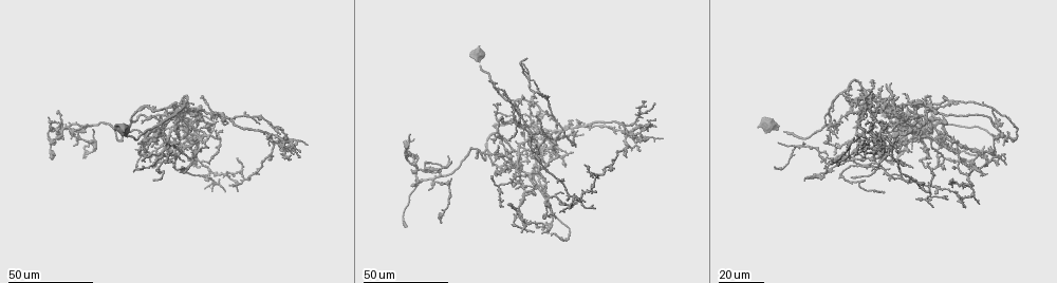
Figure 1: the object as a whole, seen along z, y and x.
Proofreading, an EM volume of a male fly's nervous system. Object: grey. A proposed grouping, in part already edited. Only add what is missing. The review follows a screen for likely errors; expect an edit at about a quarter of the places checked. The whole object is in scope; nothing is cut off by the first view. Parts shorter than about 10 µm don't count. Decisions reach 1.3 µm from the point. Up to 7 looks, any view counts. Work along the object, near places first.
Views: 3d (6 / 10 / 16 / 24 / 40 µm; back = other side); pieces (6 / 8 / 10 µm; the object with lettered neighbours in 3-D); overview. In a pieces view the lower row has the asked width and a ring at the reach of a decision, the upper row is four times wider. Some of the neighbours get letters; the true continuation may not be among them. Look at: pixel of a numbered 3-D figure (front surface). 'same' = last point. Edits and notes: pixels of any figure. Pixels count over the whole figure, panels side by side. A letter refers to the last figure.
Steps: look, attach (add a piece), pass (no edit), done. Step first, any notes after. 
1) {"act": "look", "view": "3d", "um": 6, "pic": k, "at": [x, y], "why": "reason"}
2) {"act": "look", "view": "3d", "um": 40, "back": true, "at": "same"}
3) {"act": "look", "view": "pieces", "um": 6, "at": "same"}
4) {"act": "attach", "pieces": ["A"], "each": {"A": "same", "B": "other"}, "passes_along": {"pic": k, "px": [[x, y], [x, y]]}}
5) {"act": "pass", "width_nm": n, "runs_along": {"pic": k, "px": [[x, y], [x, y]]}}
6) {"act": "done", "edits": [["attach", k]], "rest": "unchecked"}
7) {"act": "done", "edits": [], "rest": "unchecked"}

{"act": "look", "view": "3d", "um": 40, "pic": 1, "at": [839, 131], "why": "tapers out"}

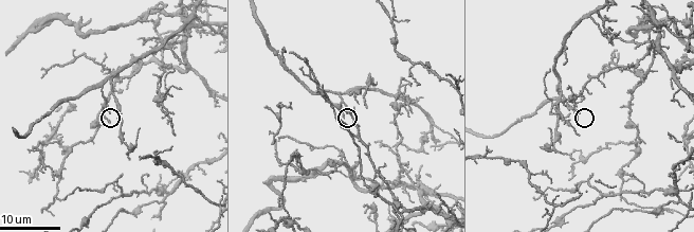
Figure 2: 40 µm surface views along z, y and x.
{"act": "look", "view": "pieces", "um": 10, "pic": 2, "at": [108, 122], "why": "what lies round it"}

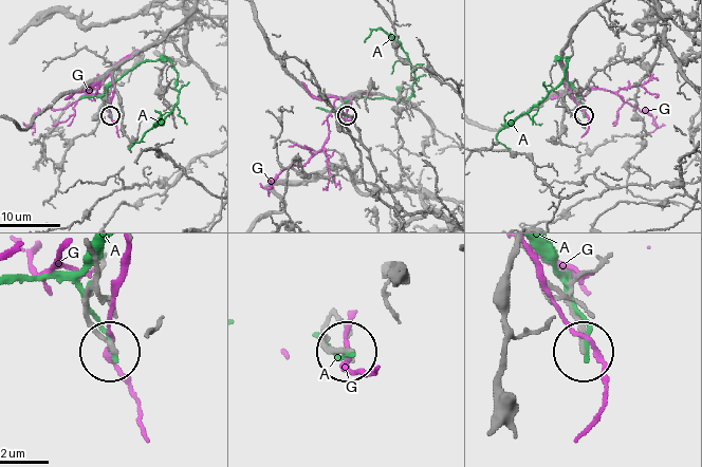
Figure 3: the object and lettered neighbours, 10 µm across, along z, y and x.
{"act": "pass", "width_nm": 180, "each": {"A": "other", "G": "other"}, "runs_along": {"pic": 3, "px": [[48, 109], [65, 94], [99, 80], [110, 114]]}, "found": "no lettered piece goes on from it"}

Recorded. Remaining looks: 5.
{"act": "look", "view": "3d", "um": 16, "pic": 2, "at": [122, 91], "why": "an open end"}

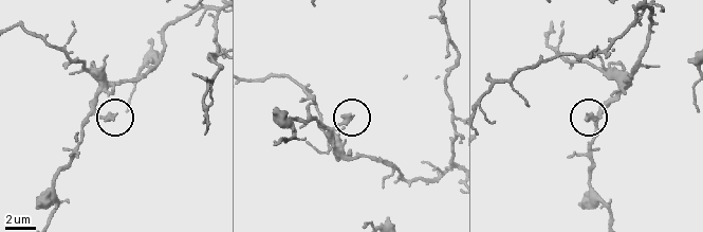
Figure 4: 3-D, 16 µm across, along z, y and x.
{"act": "look", "view": "pieces", "um": 8, "pic": 4, "at": [587, 116], "why": "what lies round it"}

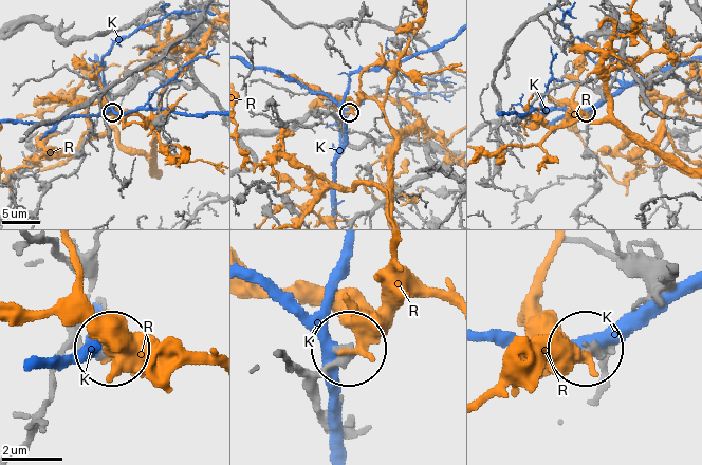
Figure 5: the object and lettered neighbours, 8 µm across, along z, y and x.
{"act": "pass", "each": {"K": "other", "R": "other"}, "runs_along": {"pic": 5, "px": [[335, 420], [317, 382], [348, 354]]}, "found": "none of them fits"}

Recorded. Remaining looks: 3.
{"act": "look", "view": "3d", "um": 24, "pic": 1, "at": [959, 104], "why": "tapers out"}

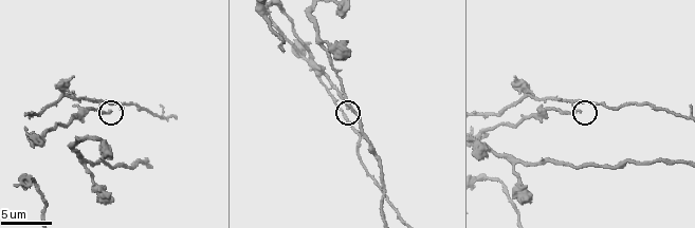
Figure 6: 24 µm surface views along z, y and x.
{"act": "look", "view": "3d", "um": 10, "pic": 6, "at": [111, 111], "why": "closer look"}

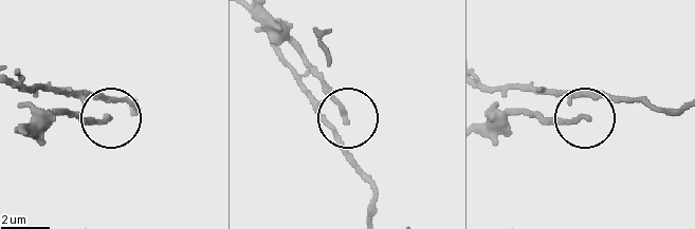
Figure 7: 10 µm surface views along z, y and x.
{"act": "look", "view": "pieces", "um": 6, "pic": 7, "at": [588, 119]}

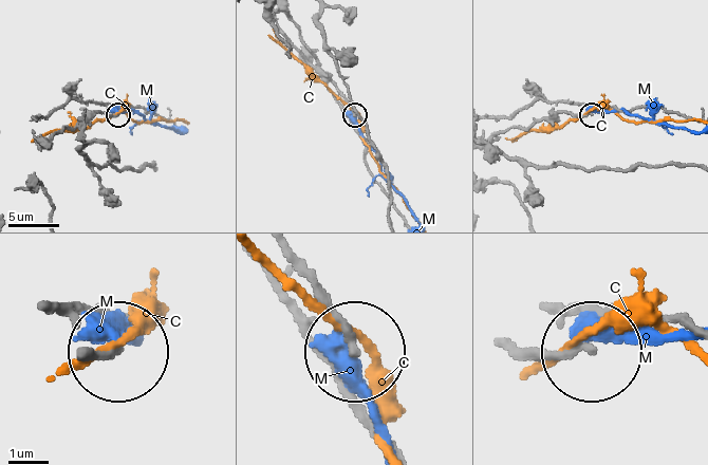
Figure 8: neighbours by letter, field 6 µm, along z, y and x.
{"act": "pass", "width_nm": 200, "each": {"C": "other", "M": "other"}, "runs_along": {"pic": 8, "px": [[522, 348], [590, 351]]}, "found": "no lettered piece goes on from it"}

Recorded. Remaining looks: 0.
{"act": "done", "edits": [], "rest": "unchecked"}

